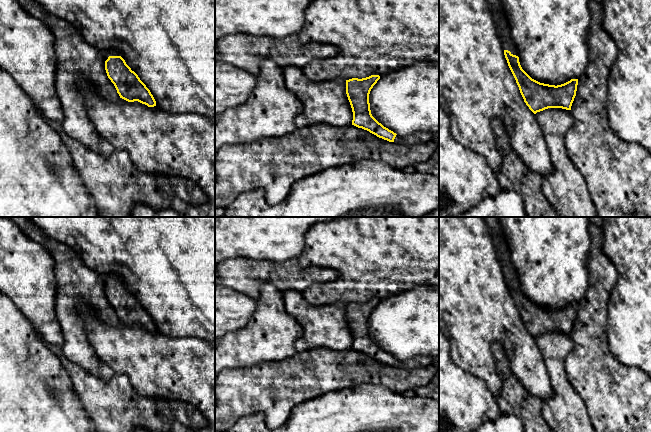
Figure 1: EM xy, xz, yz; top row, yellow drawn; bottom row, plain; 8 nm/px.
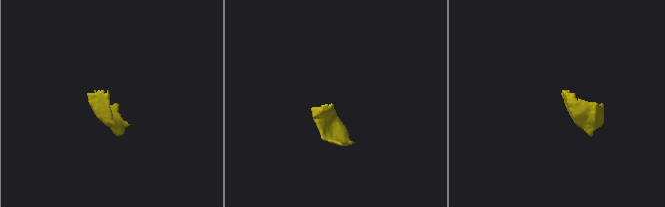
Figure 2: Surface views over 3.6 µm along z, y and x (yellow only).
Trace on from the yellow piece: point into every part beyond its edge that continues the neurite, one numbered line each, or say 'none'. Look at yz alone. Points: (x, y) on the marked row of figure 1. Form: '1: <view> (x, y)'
1: yz (496, 8)

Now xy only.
1: xy (108, 53)

